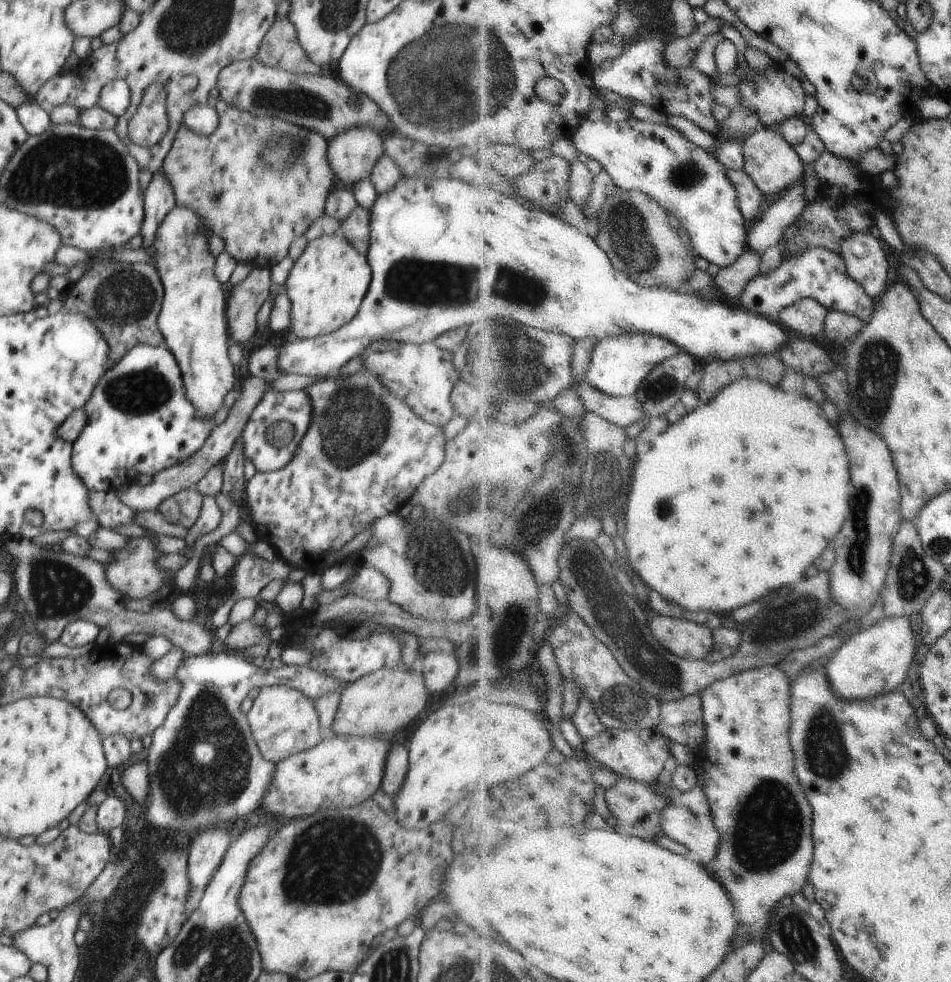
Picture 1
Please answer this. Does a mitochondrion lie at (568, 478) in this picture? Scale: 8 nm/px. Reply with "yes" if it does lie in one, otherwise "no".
yes

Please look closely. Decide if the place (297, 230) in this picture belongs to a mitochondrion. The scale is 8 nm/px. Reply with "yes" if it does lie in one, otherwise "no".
no

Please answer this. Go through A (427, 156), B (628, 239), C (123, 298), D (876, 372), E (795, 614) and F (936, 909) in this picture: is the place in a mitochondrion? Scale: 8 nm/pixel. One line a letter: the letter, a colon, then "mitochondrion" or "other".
A: mitochondrion
B: mitochondrion
C: mitochondrion
D: mitochondrion
E: mitochondrion
F: other

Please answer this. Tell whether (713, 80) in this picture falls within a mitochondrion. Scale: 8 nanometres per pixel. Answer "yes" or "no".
no

